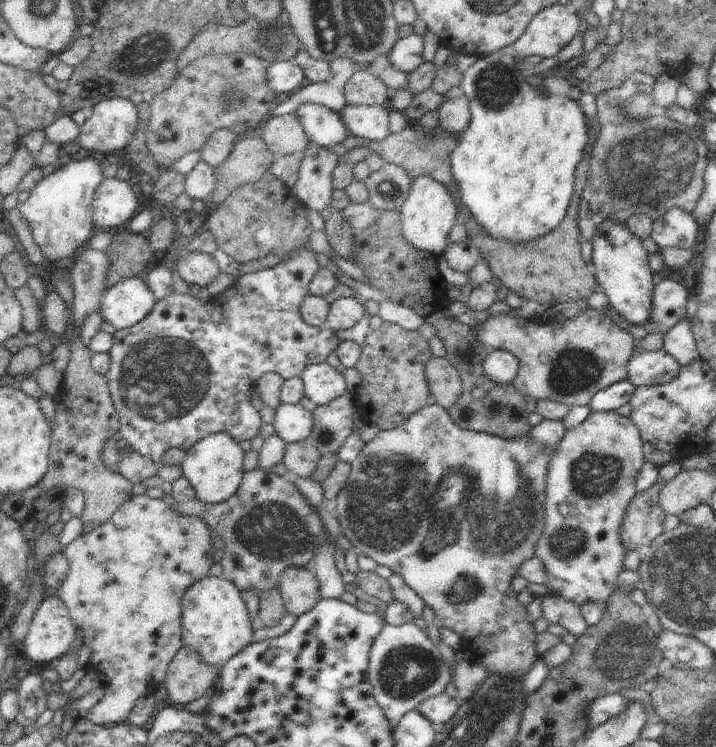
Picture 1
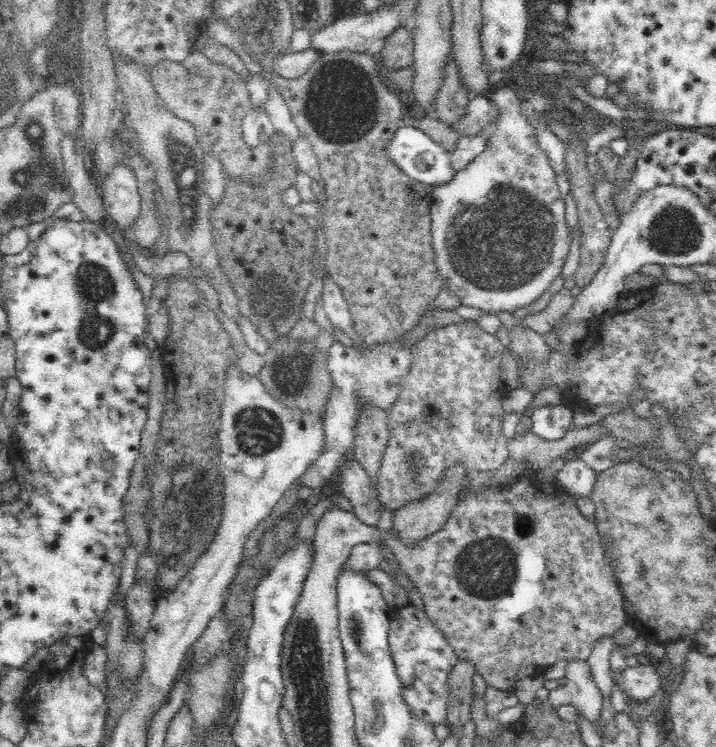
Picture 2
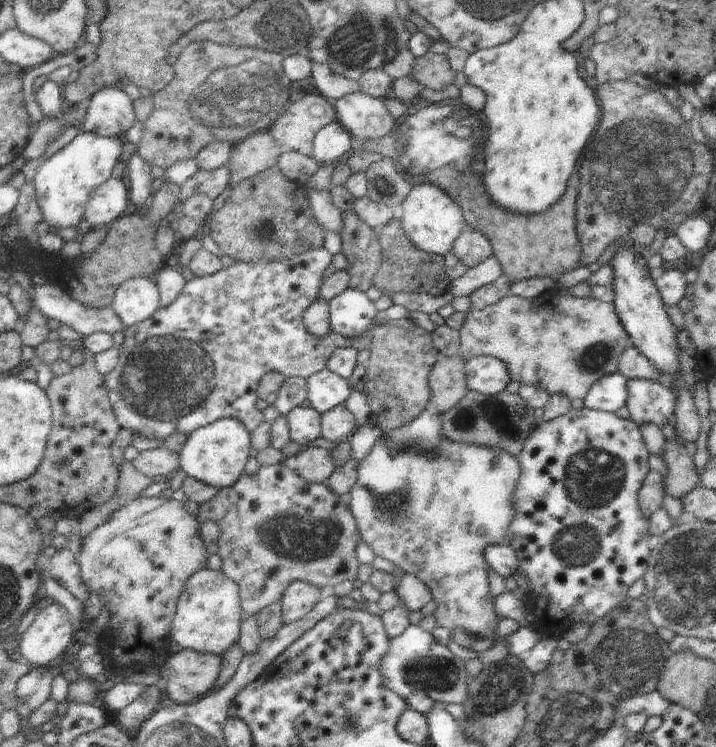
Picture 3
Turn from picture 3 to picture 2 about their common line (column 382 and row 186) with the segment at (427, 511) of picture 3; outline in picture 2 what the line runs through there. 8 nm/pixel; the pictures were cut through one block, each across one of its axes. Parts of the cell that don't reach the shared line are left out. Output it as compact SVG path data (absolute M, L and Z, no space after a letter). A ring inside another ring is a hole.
M506 82L500 83L494 87L494 91L487 93L489 99L498 107L499 115L497 121L497 130L489 138L486 148L478 155L468 166L464 166L462 170L456 172L454 179L449 184L436 185L430 194L432 203L431 211L431 234L432 234L432 249L434 249L434 260L438 274L444 276L443 286L449 286L449 290L455 292L459 297L461 304L466 304L470 308L480 309L486 315L496 313L523 313L528 309L530 304L533 304L540 294L544 294L555 278L561 274L561 268L568 258L569 249L571 248L571 232L566 223L565 218L565 198L562 198L557 184L557 175L553 167L546 157L546 153L540 149L537 142L537 130L528 123L528 119L520 109L521 101L516 95L514 89L506 86Z

